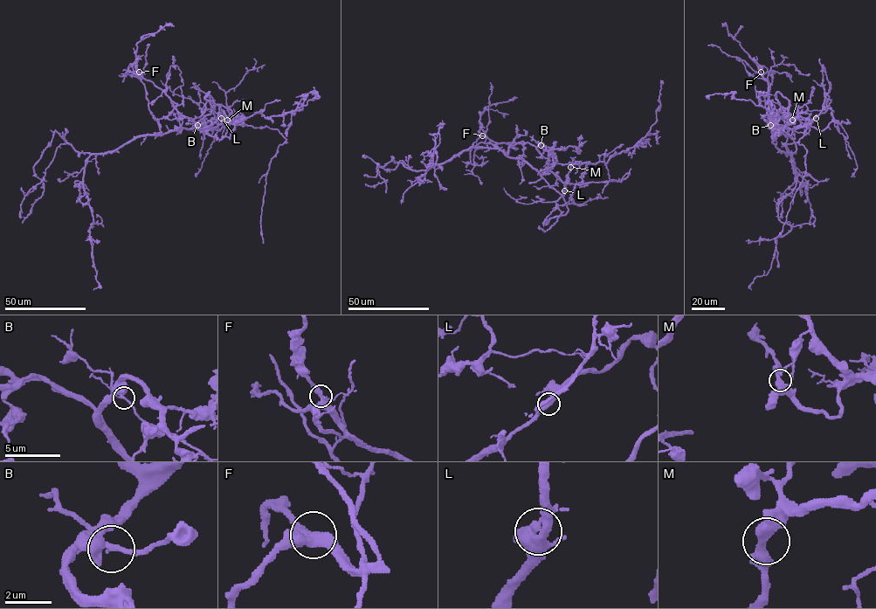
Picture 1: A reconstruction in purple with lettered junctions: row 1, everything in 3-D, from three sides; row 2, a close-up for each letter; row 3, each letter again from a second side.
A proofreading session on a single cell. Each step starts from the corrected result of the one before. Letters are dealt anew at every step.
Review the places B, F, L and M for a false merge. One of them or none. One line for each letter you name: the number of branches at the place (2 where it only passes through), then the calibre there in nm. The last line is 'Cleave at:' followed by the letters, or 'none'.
Cleave at: none

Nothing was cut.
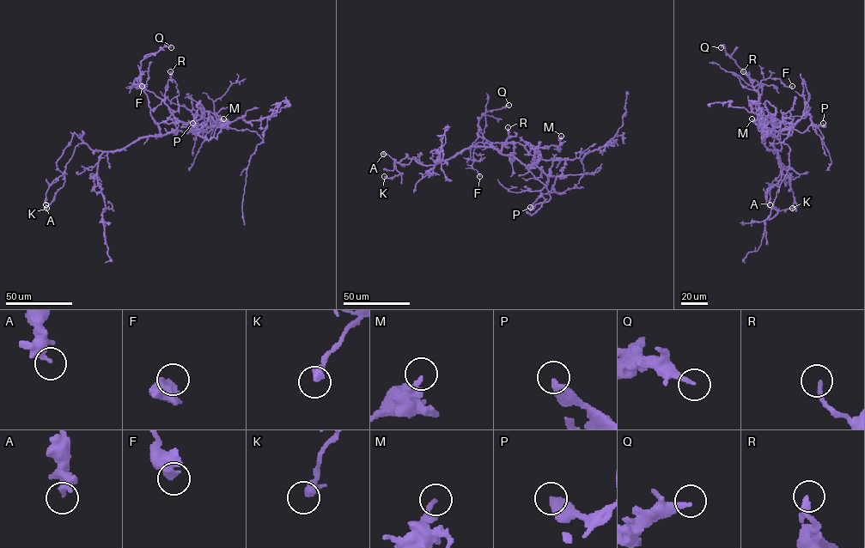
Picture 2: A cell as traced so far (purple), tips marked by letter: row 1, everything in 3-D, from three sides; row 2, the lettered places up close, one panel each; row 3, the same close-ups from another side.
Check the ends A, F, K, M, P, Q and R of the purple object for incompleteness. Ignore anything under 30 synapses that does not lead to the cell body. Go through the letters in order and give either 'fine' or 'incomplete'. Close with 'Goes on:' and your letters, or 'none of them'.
A: fine
F: fine
K: fine
M: fine
P: incomplete
Q: fine
R: fine
Goes on: P

